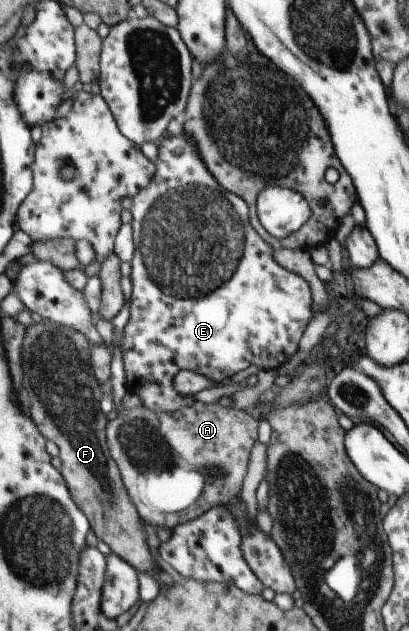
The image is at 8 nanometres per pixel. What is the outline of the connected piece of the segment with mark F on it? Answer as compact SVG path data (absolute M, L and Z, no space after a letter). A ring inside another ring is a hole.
M42 319L26 326L20 347L20 363L23 369L23 393L27 393L27 409L35 425L39 425L38 429L42 432L42 436L58 447L57 457L60 459L58 472L65 478L75 505L89 519L91 531L106 543L114 554L123 558L123 561L134 566L142 574L149 574L158 581L159 585L171 584L173 583L171 578L157 567L150 554L142 520L129 499L116 463L109 455L104 434L107 420L98 408L102 392L90 367L90 344L79 330L60 326L51 320Z

